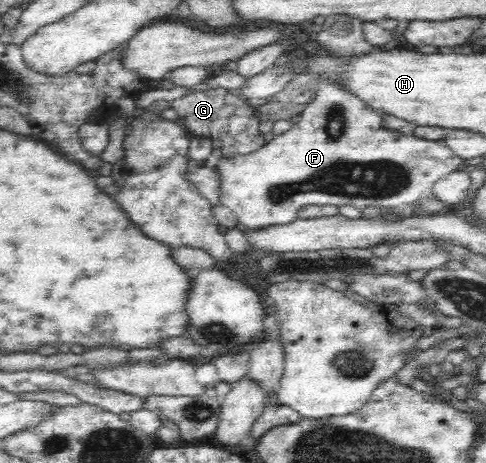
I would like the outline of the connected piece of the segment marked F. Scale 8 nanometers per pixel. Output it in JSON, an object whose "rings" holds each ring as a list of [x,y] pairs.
{"rings":[[[319,82],[314,100],[289,131],[268,137],[265,145],[249,155],[222,155],[217,160],[213,168],[219,178],[219,201],[215,205],[221,204],[231,210],[243,230],[287,225],[295,221],[297,213],[308,205],[353,205],[359,209],[371,205],[404,209],[432,193],[433,186],[440,179],[468,168],[464,159],[457,157],[441,140],[417,139],[383,127],[381,115],[369,109],[355,94],[343,90],[335,82]]]}

